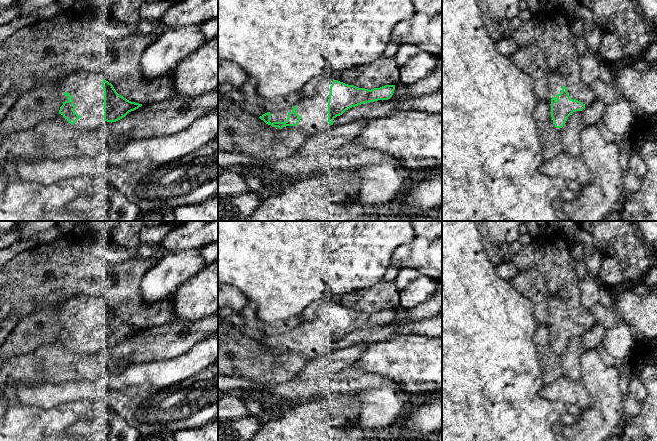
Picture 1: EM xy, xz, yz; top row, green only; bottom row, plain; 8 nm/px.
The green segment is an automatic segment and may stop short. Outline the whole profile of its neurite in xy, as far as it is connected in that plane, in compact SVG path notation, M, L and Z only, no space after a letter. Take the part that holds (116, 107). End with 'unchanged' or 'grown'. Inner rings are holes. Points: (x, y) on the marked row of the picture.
M103 79L102 87L104 89L104 120L107 122L116 122L142 106L119 95L113 85L105 79Z | unchanged

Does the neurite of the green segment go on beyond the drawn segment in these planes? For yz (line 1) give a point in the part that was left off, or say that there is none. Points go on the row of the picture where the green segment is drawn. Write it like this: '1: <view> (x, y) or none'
1: none

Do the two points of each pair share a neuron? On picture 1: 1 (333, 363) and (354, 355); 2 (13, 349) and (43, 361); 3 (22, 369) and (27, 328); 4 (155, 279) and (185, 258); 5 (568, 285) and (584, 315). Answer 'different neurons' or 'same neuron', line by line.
1: same neuron
2: different neurons
3: different neurons
4: same neuron
5: same neuron

